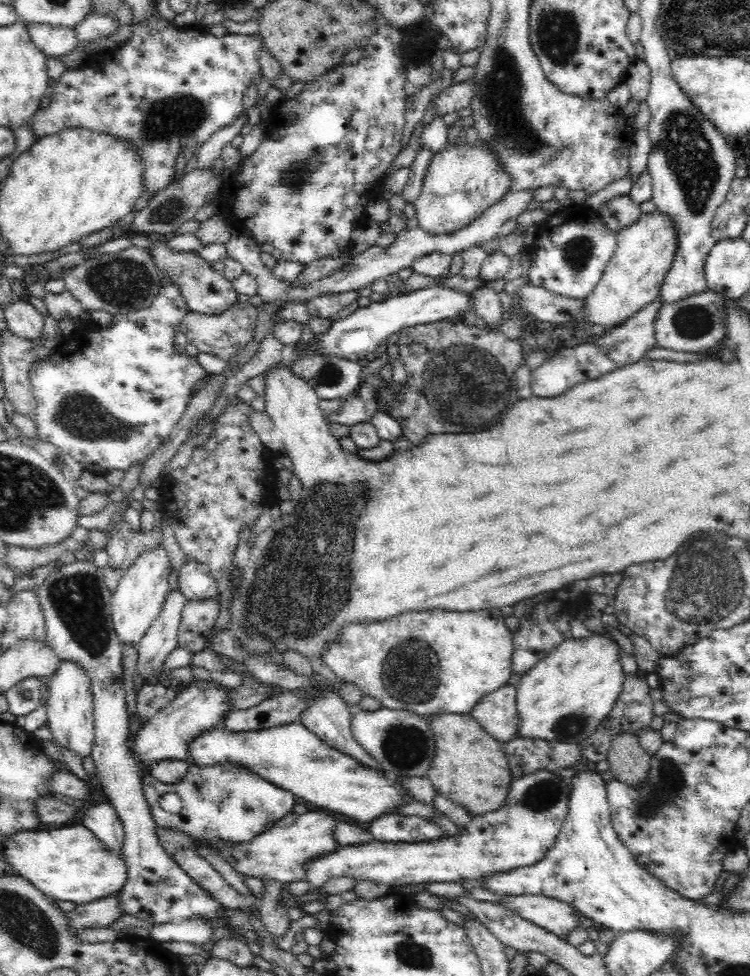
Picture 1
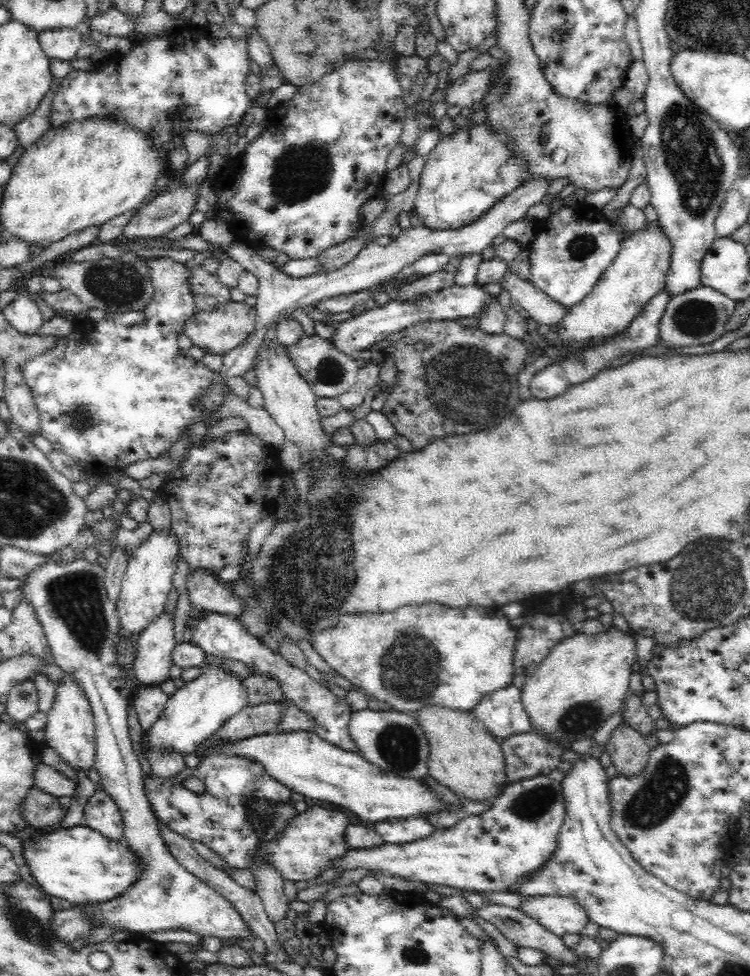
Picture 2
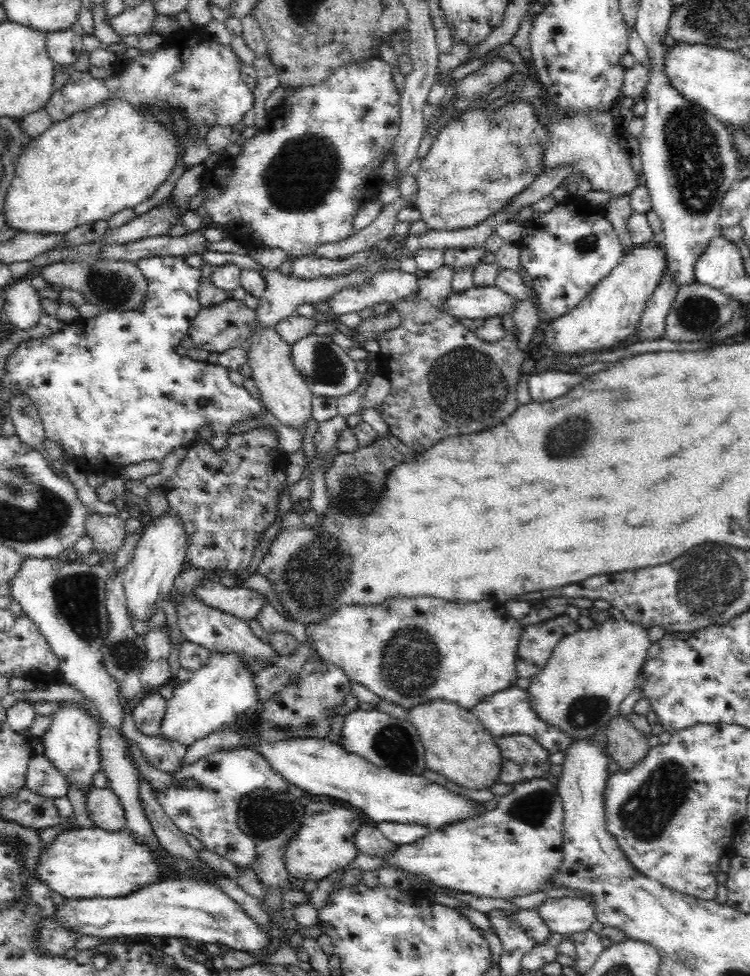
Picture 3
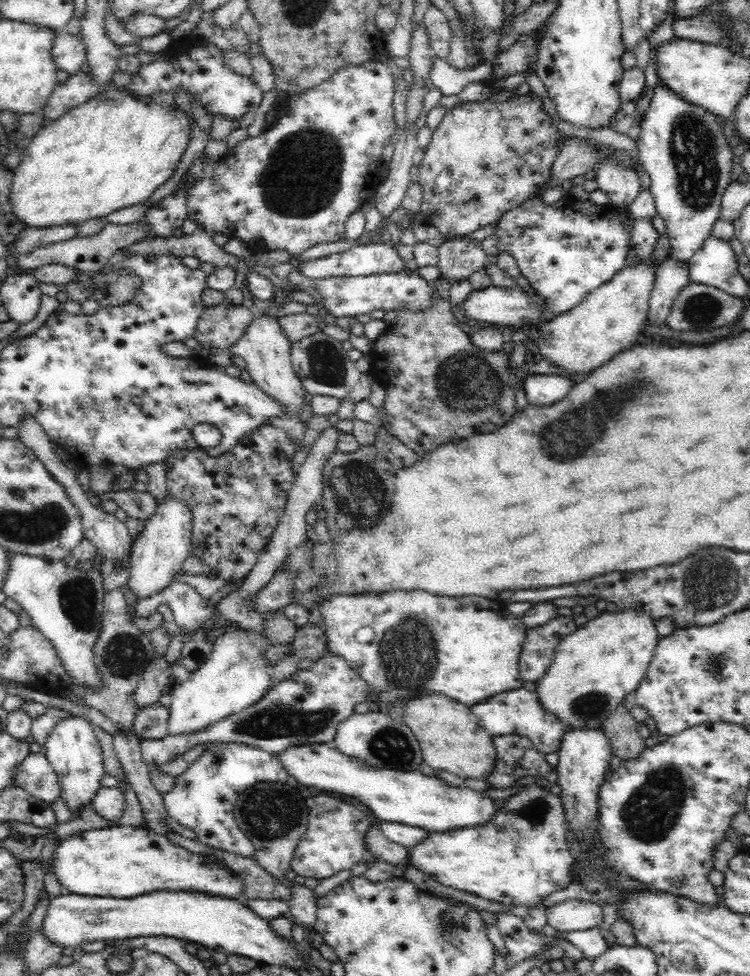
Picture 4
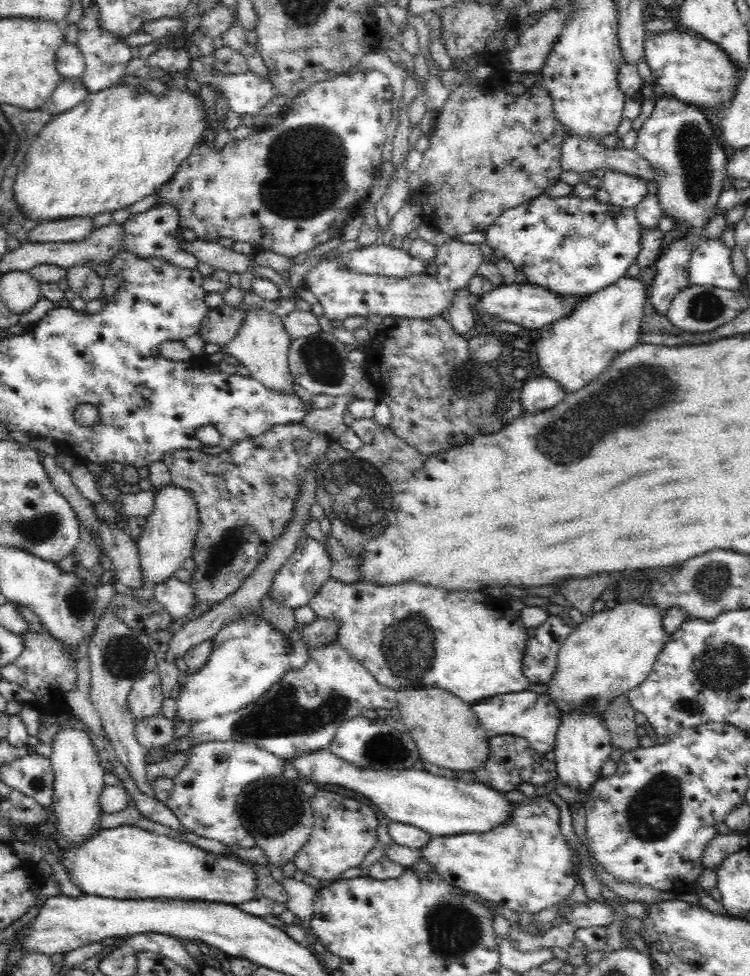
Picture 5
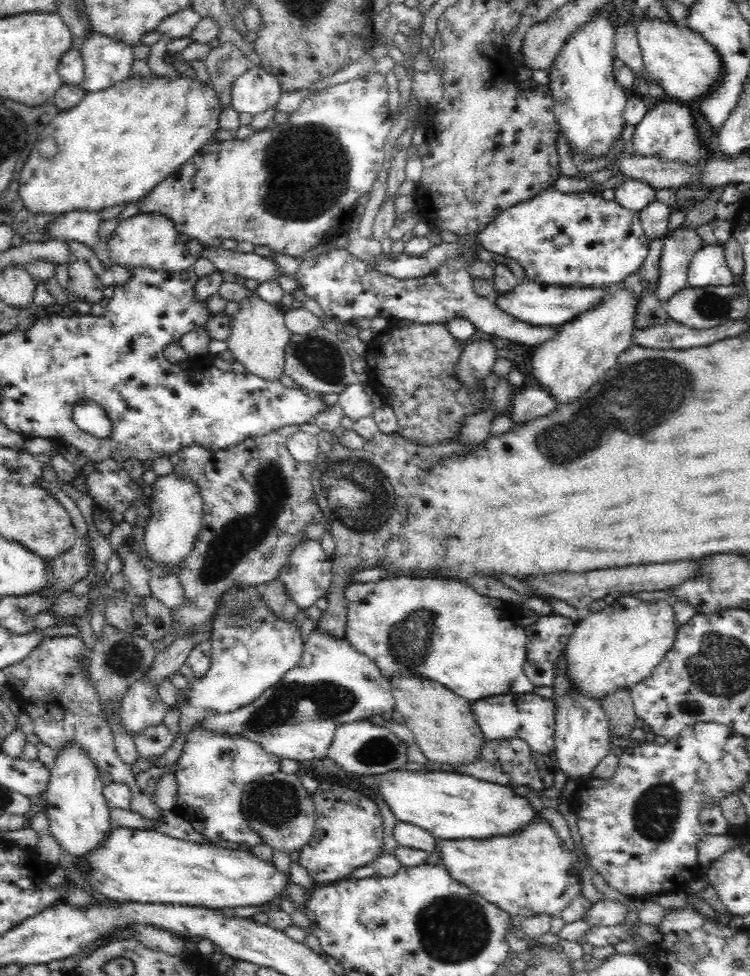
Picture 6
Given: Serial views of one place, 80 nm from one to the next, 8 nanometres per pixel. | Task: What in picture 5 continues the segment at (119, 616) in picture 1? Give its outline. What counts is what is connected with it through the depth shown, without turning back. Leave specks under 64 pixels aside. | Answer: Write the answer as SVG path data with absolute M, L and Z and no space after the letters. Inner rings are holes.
M167 485L154 491L155 507L147 516L142 534L136 540L138 561L142 569L142 587L153 587L176 575L186 558L192 557L198 531L198 509L194 498L182 487Z

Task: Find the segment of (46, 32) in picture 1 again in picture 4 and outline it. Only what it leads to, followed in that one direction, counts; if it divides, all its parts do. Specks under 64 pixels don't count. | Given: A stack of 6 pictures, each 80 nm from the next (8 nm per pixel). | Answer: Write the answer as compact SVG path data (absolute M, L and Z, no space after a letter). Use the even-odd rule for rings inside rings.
M64 30L56 33L53 38L51 55L58 69L73 75L80 71L80 64L86 60L86 47L78 35Z

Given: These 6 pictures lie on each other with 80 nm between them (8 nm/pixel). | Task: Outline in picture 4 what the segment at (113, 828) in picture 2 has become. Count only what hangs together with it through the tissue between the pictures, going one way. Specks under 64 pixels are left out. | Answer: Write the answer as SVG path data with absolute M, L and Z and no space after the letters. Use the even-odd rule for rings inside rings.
M100 787L96 790L90 807L98 816L108 822L108 826L114 826L120 825L126 803L118 787Z

